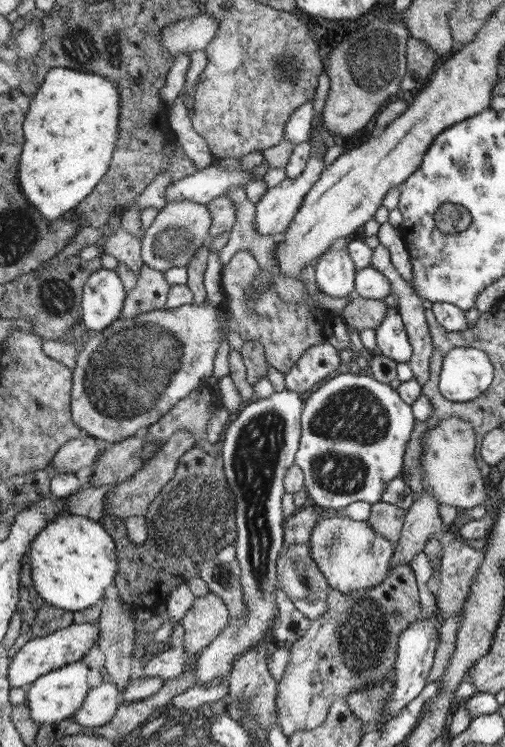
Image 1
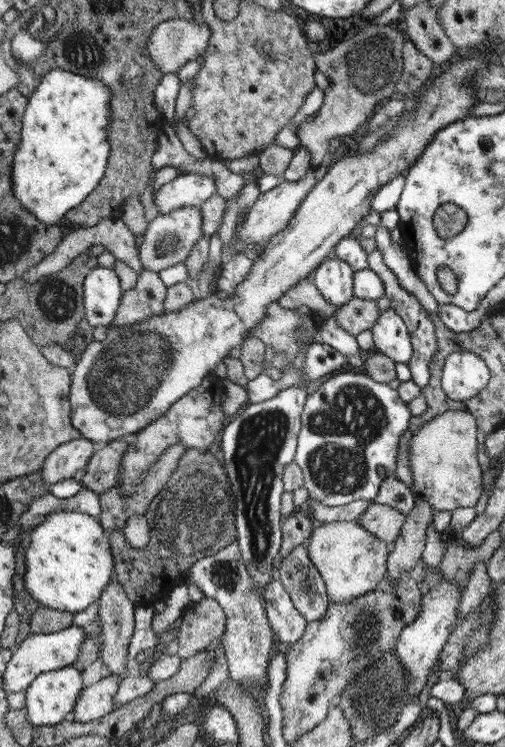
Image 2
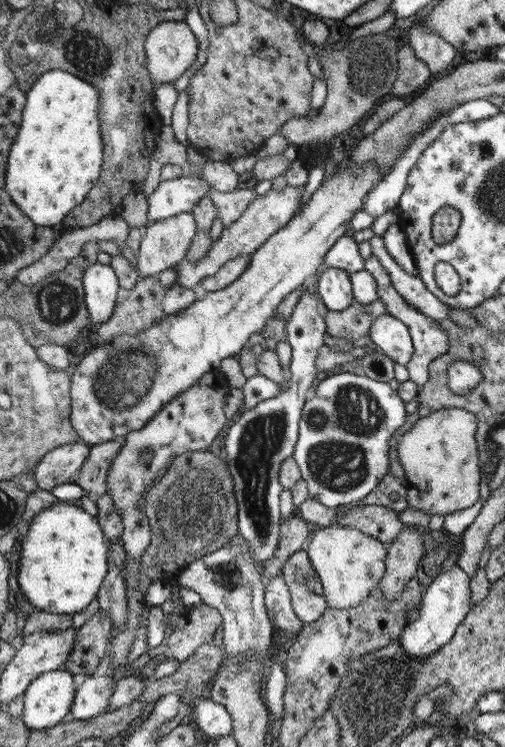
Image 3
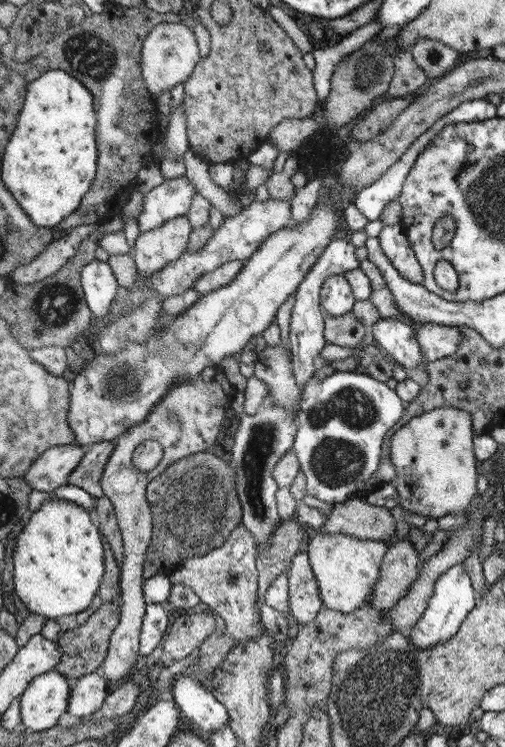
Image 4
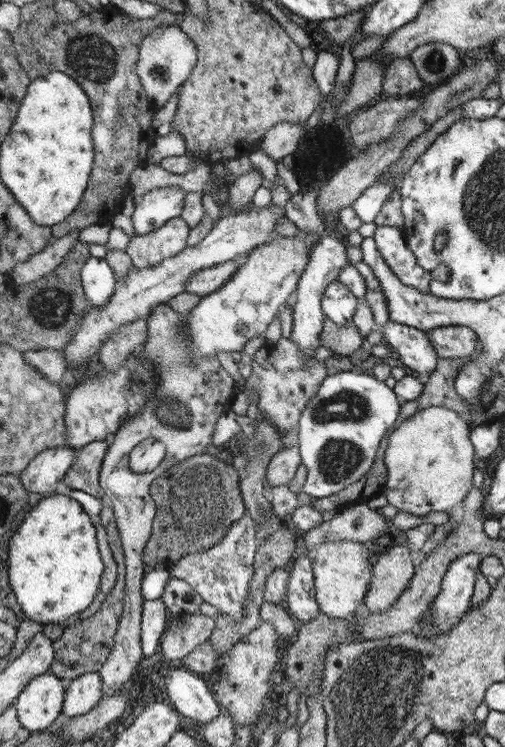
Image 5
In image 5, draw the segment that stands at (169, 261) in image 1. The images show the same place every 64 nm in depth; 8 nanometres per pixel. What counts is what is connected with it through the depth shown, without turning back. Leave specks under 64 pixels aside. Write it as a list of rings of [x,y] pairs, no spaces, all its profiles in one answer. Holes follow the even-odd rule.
[[[179,216],[175,220],[169,220],[155,232],[131,238],[125,252],[131,256],[133,268],[155,268],[157,264],[179,256],[179,252],[187,248],[187,238],[189,224]]]

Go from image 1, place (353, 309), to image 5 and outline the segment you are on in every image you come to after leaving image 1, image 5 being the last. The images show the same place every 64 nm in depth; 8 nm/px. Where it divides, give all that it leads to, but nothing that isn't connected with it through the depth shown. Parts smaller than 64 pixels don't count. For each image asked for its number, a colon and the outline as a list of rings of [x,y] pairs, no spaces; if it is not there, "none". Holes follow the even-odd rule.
2: [[[351,298],[347,304],[343,304],[335,314],[337,324],[347,330],[349,334],[357,336],[363,330],[371,330],[381,316],[381,310],[377,308],[377,302],[373,300],[361,300],[361,298]]]
3: [[[351,302],[349,308],[345,310],[335,310],[335,312],[327,312],[325,314],[325,330],[333,336],[341,336],[347,340],[357,340],[363,334],[369,334],[369,328],[373,324],[373,318],[367,314],[365,306],[369,304],[359,304],[359,302]]]
4: [[[353,312],[333,316],[327,314],[325,318],[325,340],[327,344],[337,344],[337,346],[355,346],[363,338],[365,326],[353,316]]]
5: [[[325,318],[323,332],[321,332],[321,346],[327,346],[339,352],[341,356],[353,358],[353,352],[359,350],[361,344],[363,344],[363,336],[355,328],[353,320],[345,324],[335,324],[331,318]]]

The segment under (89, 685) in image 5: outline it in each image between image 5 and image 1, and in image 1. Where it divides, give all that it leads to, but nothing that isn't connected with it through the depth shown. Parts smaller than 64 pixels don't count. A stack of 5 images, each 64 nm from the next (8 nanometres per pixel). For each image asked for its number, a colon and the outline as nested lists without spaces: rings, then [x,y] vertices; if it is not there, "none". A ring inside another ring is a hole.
1: [[[103,682],[91,688],[91,692],[87,692],[87,700],[83,702],[83,706],[73,714],[75,722],[87,730],[107,726],[107,722],[115,718],[115,712],[121,704],[115,688],[117,686],[113,682]]]
2: [[[107,676],[107,678],[101,678],[99,682],[83,688],[83,696],[79,696],[79,702],[75,704],[73,718],[81,724],[107,718],[117,708],[115,694],[117,694],[119,684],[121,684],[121,678]]]
3: [[[119,676],[87,678],[75,692],[75,702],[71,704],[71,714],[75,722],[85,722],[97,718],[109,710],[109,700],[117,686]]]
4: [[[97,674],[81,676],[71,686],[71,702],[69,702],[67,712],[75,716],[77,722],[87,720],[105,704],[105,698],[109,698],[111,690],[113,686]]]

